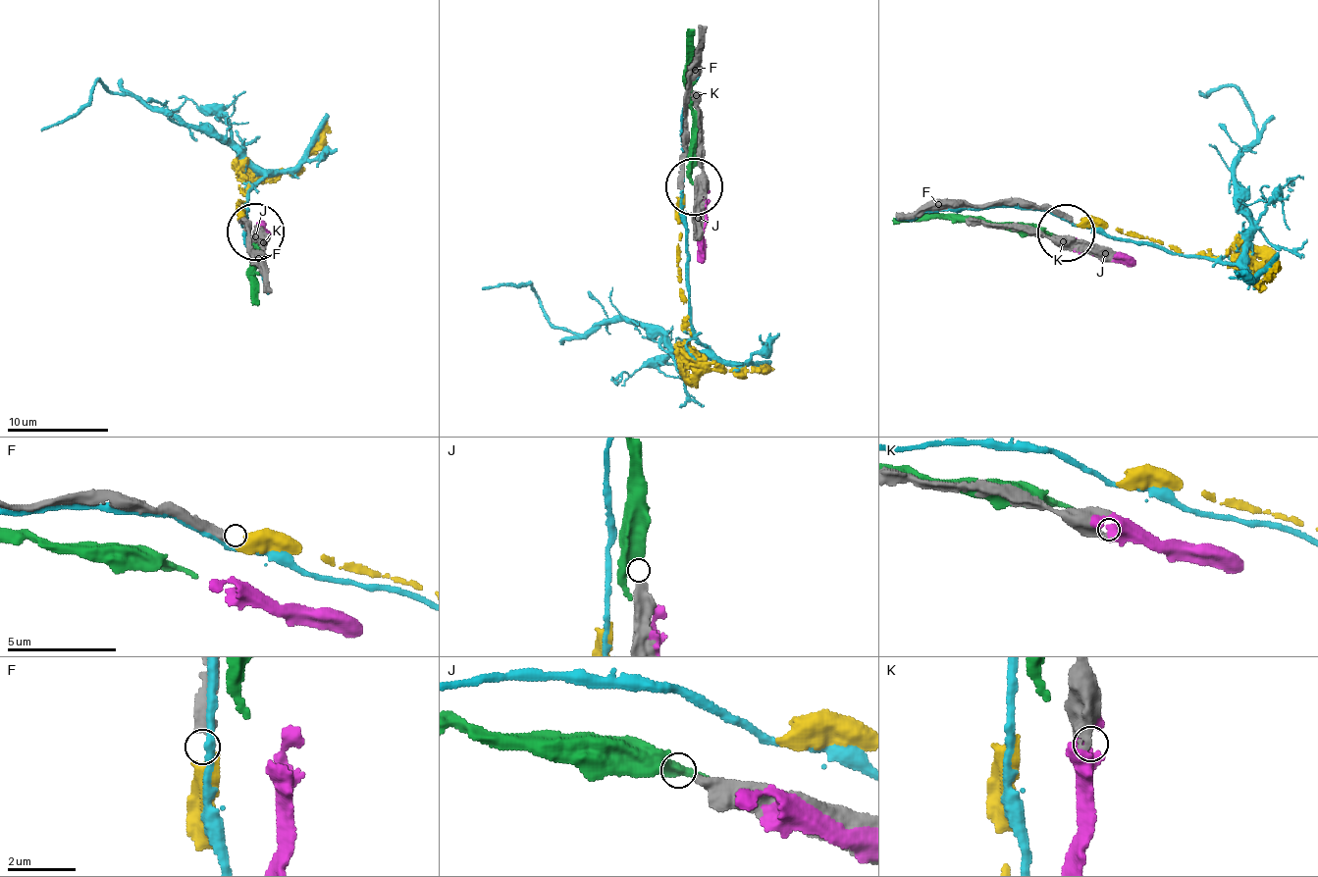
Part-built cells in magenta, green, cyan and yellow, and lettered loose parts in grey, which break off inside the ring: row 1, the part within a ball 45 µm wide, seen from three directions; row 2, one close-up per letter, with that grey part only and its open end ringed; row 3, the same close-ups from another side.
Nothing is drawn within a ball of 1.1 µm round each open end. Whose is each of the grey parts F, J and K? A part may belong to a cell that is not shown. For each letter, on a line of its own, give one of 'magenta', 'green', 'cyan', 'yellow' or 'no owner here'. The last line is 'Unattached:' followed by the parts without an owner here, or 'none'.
F: yellow
J: green
K: magenta
Unattached: none

